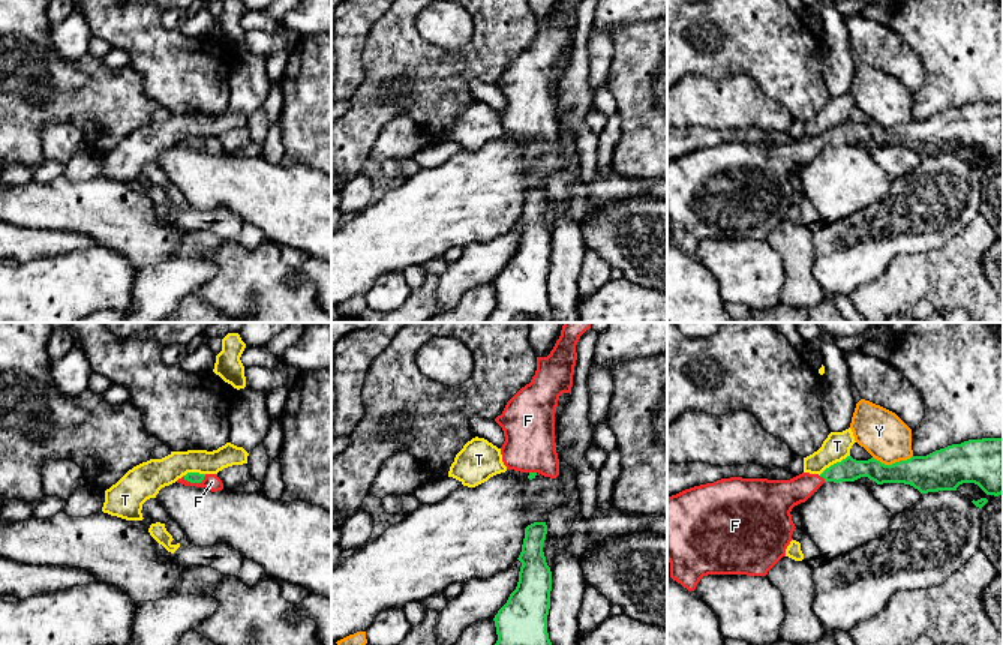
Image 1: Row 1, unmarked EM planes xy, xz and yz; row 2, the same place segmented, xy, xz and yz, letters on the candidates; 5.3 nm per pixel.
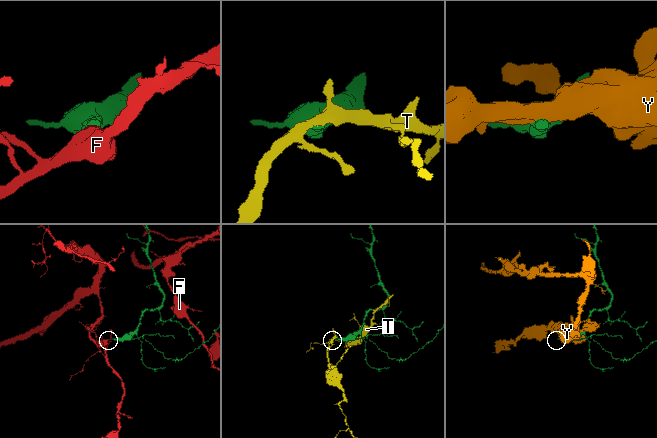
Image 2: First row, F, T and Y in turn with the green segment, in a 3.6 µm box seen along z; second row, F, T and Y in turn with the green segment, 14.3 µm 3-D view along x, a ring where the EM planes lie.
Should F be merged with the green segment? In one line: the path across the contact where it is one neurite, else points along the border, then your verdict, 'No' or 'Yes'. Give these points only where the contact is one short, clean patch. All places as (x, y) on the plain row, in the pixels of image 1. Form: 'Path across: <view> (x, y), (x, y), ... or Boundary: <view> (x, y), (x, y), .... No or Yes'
Path across: xy (194, 141), (195, 146), (212, 146). Yes

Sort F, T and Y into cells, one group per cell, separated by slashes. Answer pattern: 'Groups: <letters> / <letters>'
Groups: F / T / Y

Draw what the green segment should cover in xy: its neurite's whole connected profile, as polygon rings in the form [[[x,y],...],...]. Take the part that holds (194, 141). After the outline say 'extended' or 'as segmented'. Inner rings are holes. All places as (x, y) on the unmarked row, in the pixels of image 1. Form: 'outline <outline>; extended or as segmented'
outline [[[187,136],[177,147],[184,150],[205,152],[211,156],[217,156],[223,153],[222,144],[217,138],[199,138],[199,136]]]; extended

